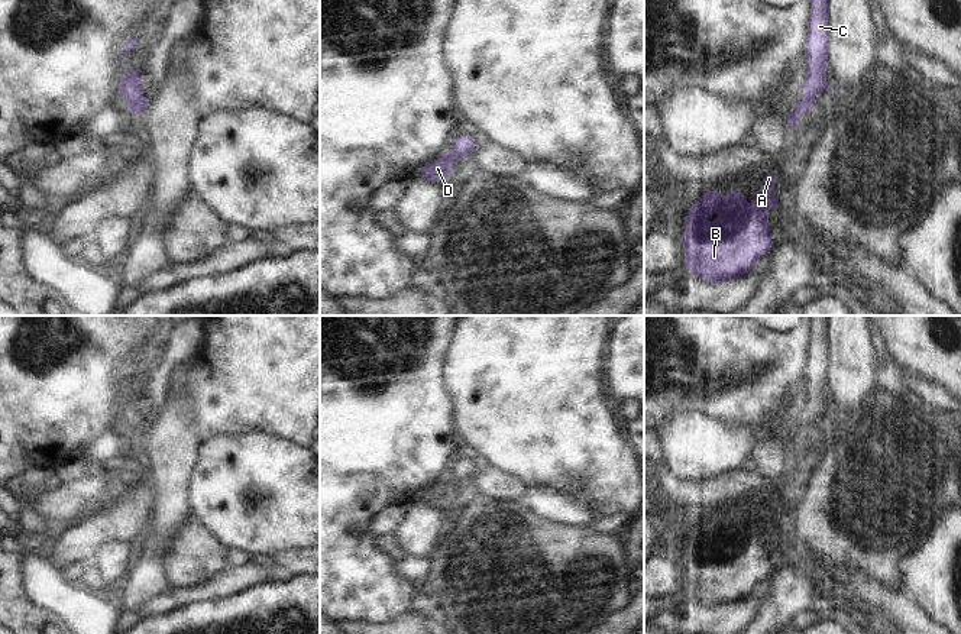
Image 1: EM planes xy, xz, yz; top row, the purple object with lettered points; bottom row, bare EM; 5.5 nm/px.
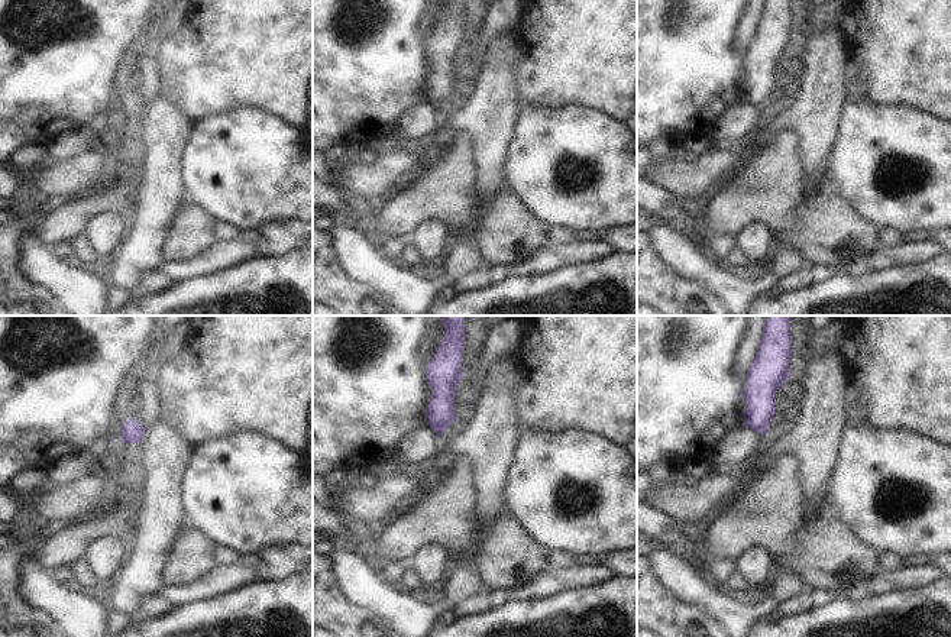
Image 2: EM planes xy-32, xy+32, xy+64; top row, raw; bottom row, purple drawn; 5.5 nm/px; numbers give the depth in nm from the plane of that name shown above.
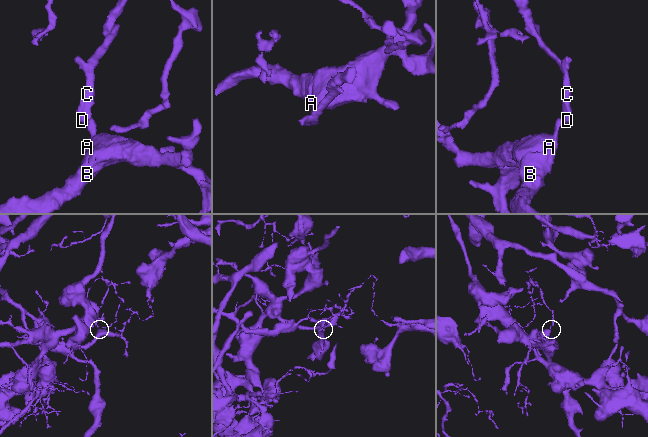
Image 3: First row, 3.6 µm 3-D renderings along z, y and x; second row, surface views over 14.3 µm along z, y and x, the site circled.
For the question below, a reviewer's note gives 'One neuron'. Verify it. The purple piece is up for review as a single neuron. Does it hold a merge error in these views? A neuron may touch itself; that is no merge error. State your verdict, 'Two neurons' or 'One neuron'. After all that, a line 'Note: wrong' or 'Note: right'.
One neuron
Note: right

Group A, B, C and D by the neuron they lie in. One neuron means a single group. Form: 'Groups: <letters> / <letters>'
Groups: A B C D

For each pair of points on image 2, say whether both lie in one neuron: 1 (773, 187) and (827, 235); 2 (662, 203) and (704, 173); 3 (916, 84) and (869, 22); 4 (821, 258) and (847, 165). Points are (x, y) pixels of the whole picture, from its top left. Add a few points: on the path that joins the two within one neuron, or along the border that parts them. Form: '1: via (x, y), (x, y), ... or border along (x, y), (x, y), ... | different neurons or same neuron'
1: via (785, 200), (801, 216), (809, 217), (814, 222) | same neuron
2: border along (652, 183), (672, 196) | different neurons
3: via (915, 68), (885, 38) | same neuron
4: border along (827, 171), (835, 190), (860, 219) | different neurons

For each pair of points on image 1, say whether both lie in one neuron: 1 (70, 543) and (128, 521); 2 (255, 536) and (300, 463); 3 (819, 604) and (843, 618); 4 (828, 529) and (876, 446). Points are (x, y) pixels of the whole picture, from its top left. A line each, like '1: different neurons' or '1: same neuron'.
1: same neuron
2: same neuron
3: different neurons
4: same neuron

